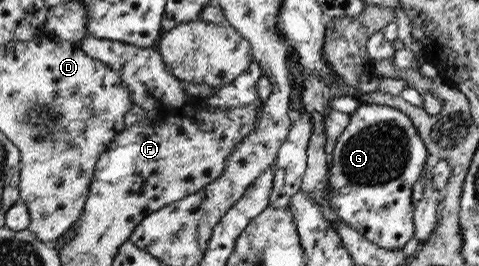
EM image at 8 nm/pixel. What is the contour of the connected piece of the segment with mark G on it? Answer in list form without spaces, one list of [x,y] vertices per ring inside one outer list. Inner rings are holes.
[[[363,103],[357,112],[350,117],[350,123],[342,137],[338,139],[328,166],[328,185],[330,191],[330,207],[343,220],[361,232],[373,243],[383,249],[403,249],[414,236],[414,208],[411,199],[414,183],[422,177],[425,165],[431,155],[425,140],[420,135],[412,115],[403,112],[393,105]]]

